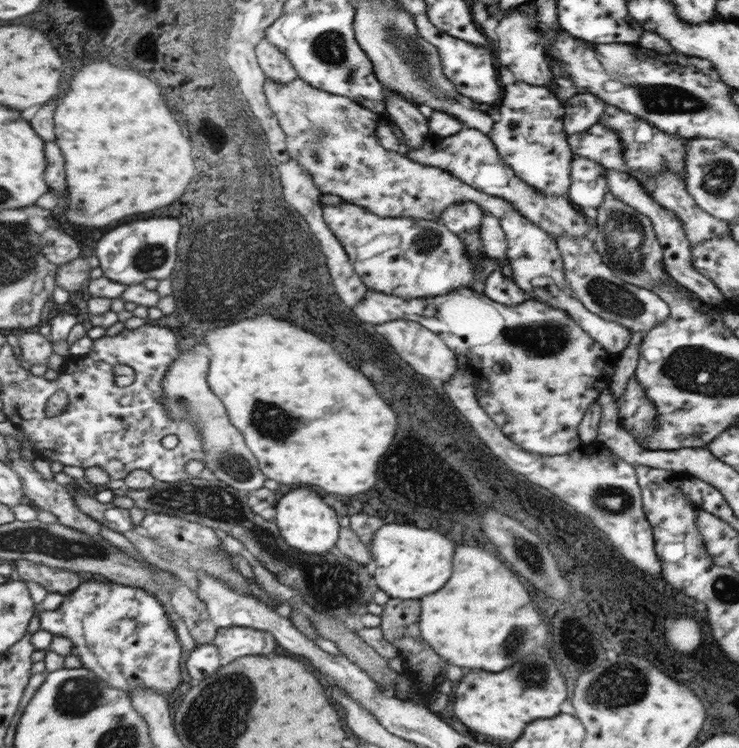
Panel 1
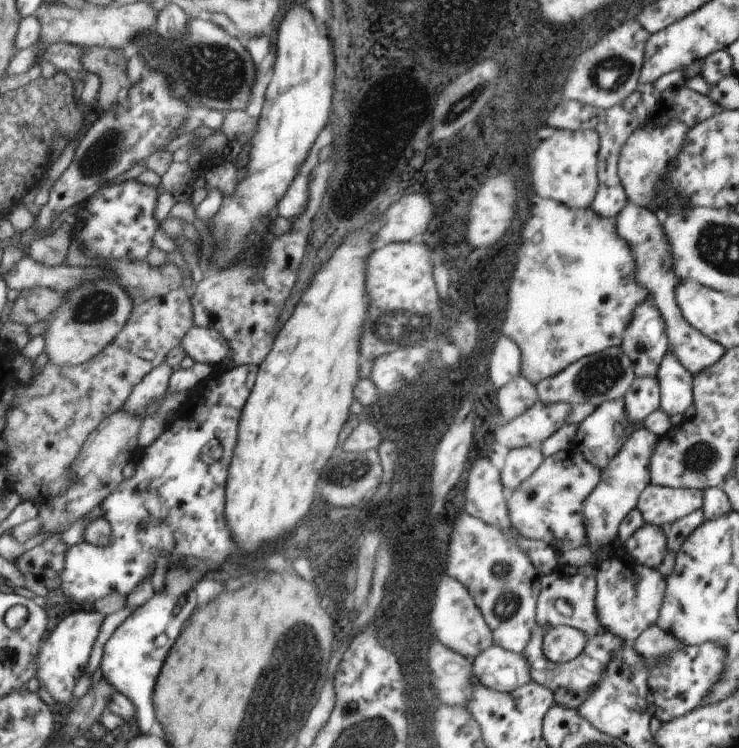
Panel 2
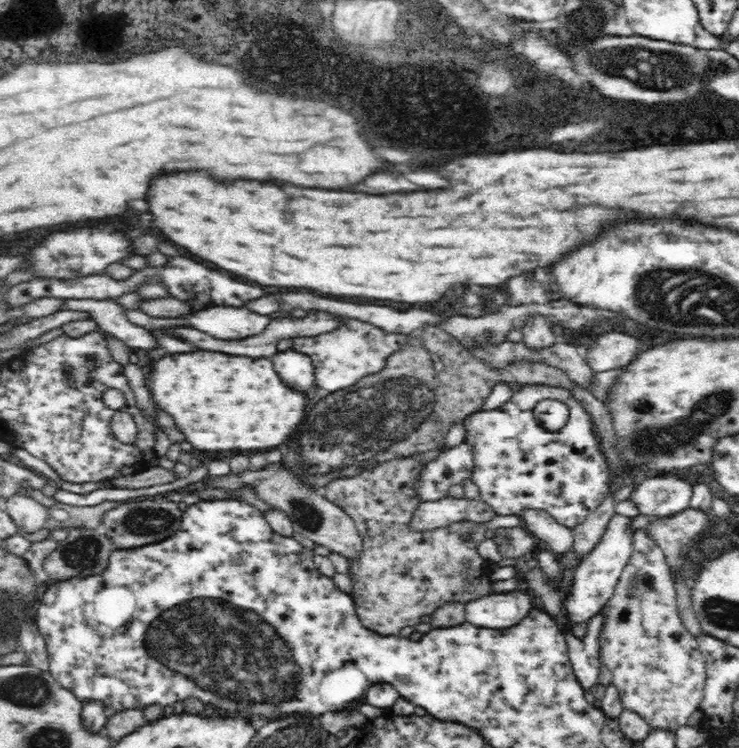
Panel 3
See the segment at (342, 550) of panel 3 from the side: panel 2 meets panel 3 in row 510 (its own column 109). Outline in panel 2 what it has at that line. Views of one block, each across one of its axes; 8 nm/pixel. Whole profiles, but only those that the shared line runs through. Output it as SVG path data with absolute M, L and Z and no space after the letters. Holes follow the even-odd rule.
M109 280L85 284L83 288L69 292L69 302L61 304L45 330L49 362L59 366L81 366L101 356L101 352L105 352L105 348L109 348L125 330L135 306L135 300L125 294L123 288Z

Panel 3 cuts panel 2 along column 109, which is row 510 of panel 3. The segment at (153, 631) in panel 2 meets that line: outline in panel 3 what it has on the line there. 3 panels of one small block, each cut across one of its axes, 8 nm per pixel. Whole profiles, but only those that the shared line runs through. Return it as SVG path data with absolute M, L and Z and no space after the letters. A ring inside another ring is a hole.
M672 472L670 476L656 474L654 478L646 478L630 496L630 500L638 506L642 516L674 516L686 508L690 508L692 486Z

